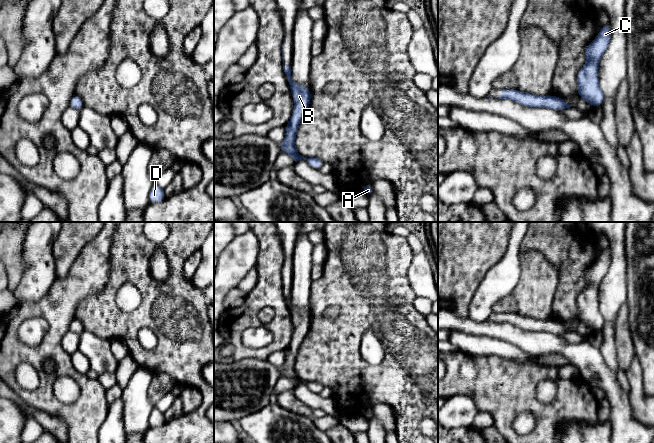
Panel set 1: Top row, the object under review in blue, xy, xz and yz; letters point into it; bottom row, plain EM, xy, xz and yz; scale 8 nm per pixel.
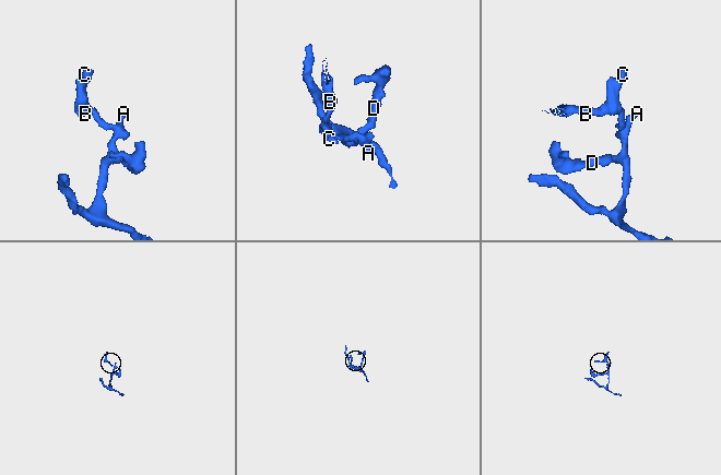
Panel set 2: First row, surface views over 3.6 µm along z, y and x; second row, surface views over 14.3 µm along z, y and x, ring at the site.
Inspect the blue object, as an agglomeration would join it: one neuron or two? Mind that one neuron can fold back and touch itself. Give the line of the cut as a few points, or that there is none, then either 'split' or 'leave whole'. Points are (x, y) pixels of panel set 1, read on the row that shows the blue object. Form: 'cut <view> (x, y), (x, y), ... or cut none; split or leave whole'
cut none; leave whole

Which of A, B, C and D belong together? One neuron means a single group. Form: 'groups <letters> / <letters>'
groups A B C D

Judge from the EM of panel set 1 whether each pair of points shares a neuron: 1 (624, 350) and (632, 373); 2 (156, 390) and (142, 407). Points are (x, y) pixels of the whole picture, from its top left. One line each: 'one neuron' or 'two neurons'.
1: two neurons
2: two neurons

